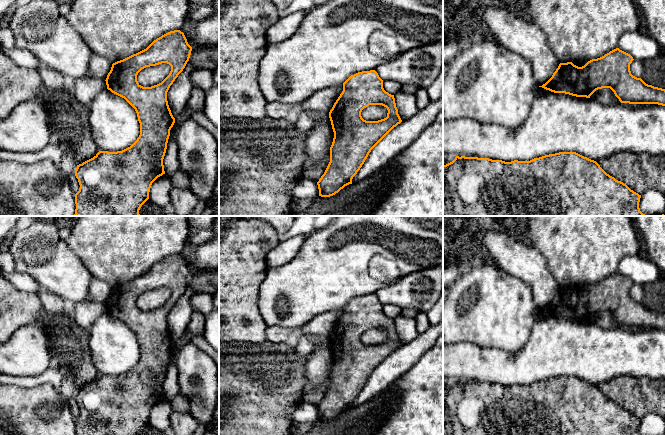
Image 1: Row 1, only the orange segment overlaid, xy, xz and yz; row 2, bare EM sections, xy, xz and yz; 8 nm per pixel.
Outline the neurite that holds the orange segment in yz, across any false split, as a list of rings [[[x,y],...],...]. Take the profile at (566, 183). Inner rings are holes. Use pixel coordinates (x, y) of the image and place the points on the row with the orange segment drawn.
[[[559,152],[555,154],[545,155],[539,158],[534,158],[530,161],[518,161],[514,160],[511,162],[505,162],[502,160],[492,160],[489,158],[478,158],[478,157],[465,157],[465,156],[456,156],[455,159],[443,165],[443,216],[665,216],[662,215],[645,215],[640,211],[639,202],[641,195],[631,190],[626,184],[621,181],[616,180],[614,177],[607,174],[600,165],[587,157],[584,157],[576,152]]]

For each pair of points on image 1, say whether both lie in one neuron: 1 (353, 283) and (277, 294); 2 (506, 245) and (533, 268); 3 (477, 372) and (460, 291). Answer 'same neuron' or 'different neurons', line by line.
1: same neuron
2: same neuron
3: different neurons

